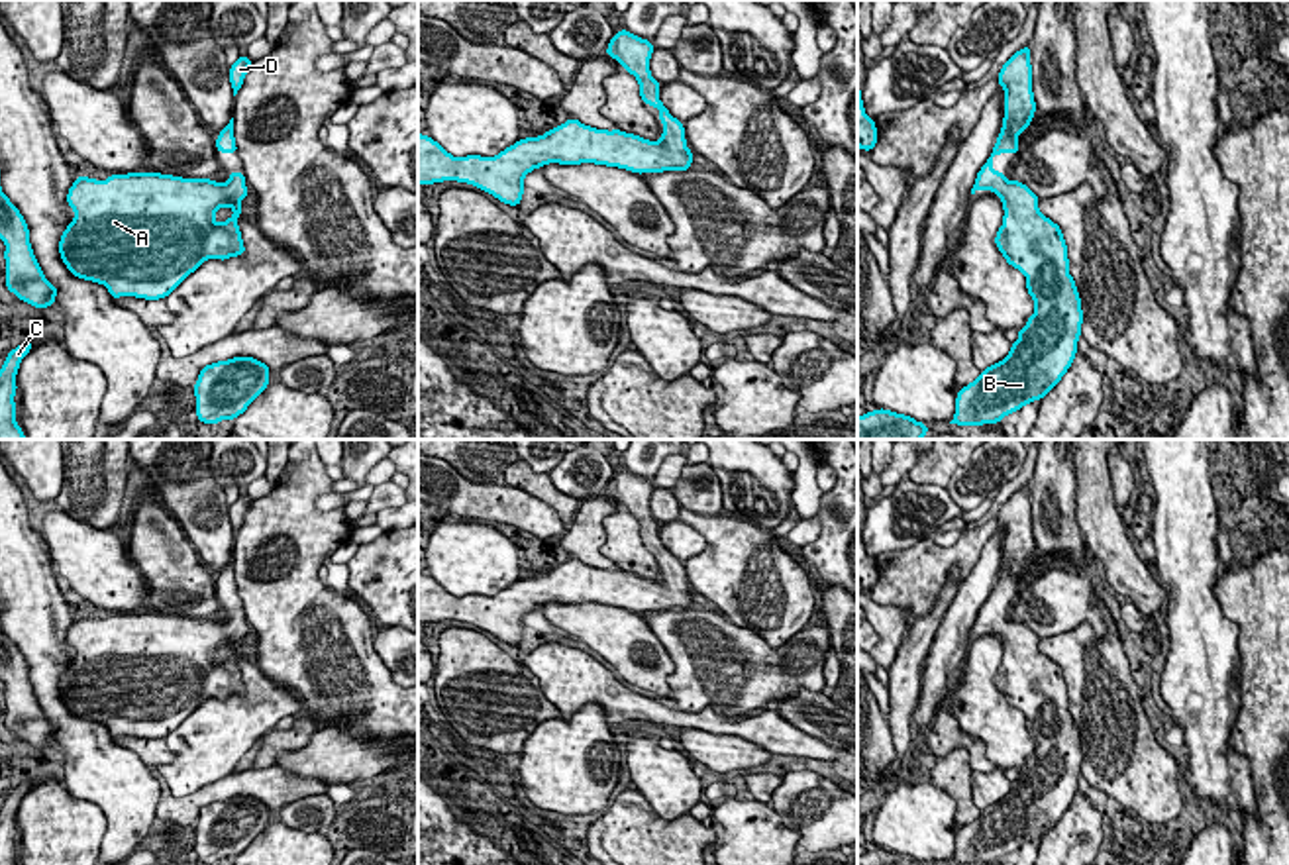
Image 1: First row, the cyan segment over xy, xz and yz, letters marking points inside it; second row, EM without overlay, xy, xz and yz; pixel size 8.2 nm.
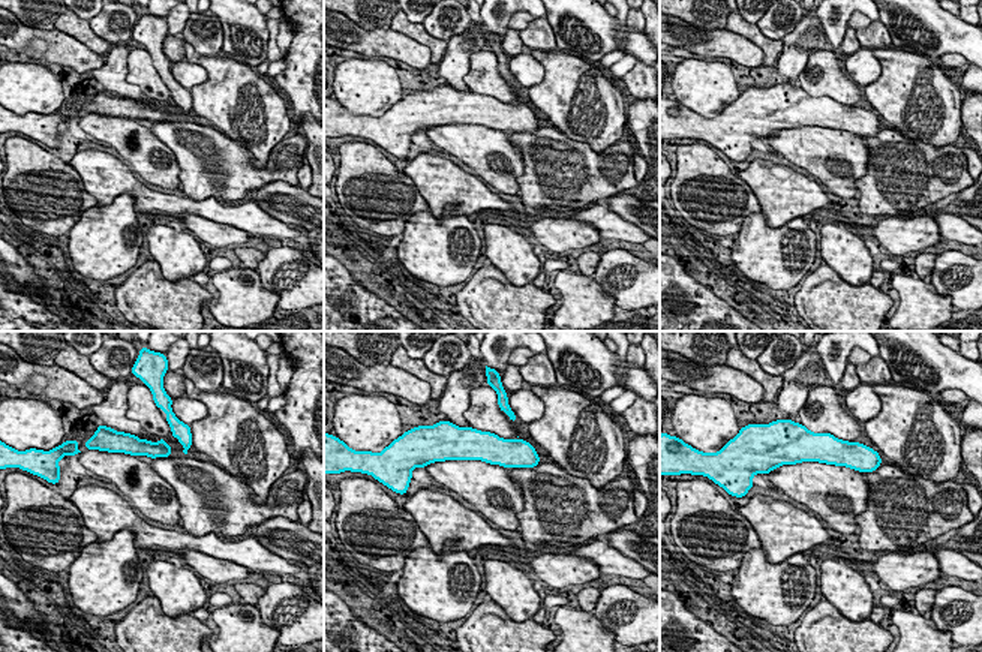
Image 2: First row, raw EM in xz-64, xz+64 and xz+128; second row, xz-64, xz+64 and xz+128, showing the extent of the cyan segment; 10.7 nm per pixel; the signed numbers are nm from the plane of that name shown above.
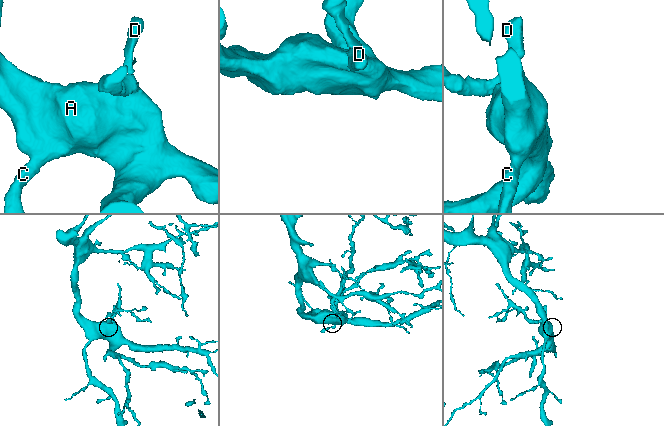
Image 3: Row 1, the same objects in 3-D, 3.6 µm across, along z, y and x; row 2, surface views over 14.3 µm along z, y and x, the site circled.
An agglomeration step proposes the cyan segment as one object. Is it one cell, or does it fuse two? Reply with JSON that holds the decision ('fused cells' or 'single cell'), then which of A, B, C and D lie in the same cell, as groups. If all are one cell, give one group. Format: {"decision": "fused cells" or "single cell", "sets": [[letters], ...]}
{"decision": "single cell", "sets": [["A", "B", "C", "D"]]}

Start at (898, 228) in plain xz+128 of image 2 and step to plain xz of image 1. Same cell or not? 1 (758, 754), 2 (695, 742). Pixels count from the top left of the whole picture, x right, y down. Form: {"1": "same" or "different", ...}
{"1": "same", "2": "same"}

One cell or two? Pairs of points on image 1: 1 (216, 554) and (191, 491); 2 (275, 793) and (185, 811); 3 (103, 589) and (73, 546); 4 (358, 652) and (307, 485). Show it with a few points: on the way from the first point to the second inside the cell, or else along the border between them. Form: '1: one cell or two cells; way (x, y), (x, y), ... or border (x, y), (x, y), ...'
1: one cell; way (212, 538), (199, 507)
2: one cell; way (254, 785), (230, 785), (206, 795)
3: one cell; way (103, 579), (83, 556)
4: one cell; way (316, 610), (299, 593), (299, 526)

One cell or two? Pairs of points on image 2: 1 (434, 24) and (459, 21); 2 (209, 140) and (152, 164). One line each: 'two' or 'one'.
1: one
2: two

